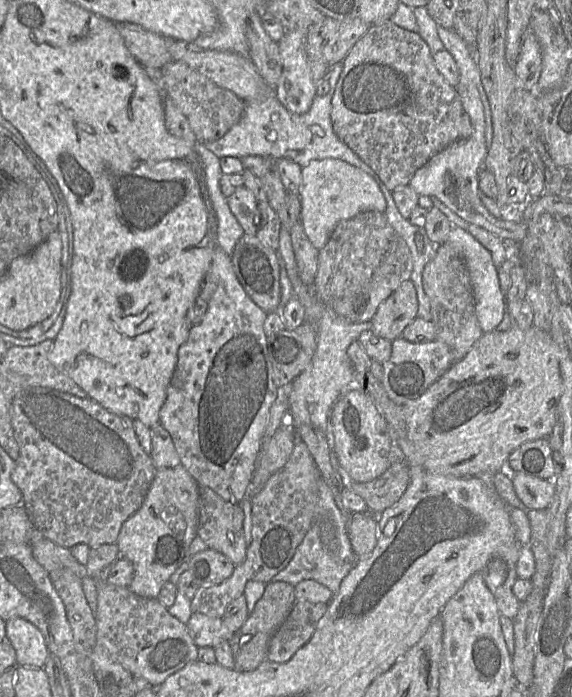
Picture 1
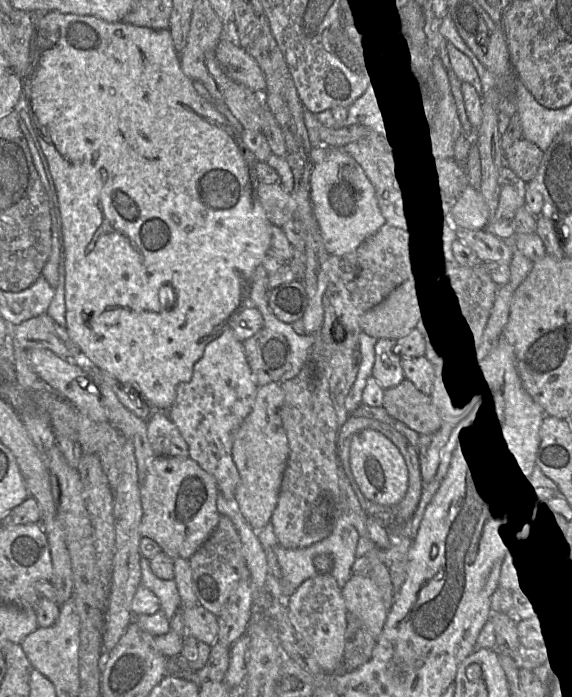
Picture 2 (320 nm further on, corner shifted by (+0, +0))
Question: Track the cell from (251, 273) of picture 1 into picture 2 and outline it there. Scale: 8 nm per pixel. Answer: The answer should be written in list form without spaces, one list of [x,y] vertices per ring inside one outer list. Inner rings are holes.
[[[303,281],[285,282],[274,288],[269,292],[269,306],[277,318],[288,324],[302,320],[308,307]]]

